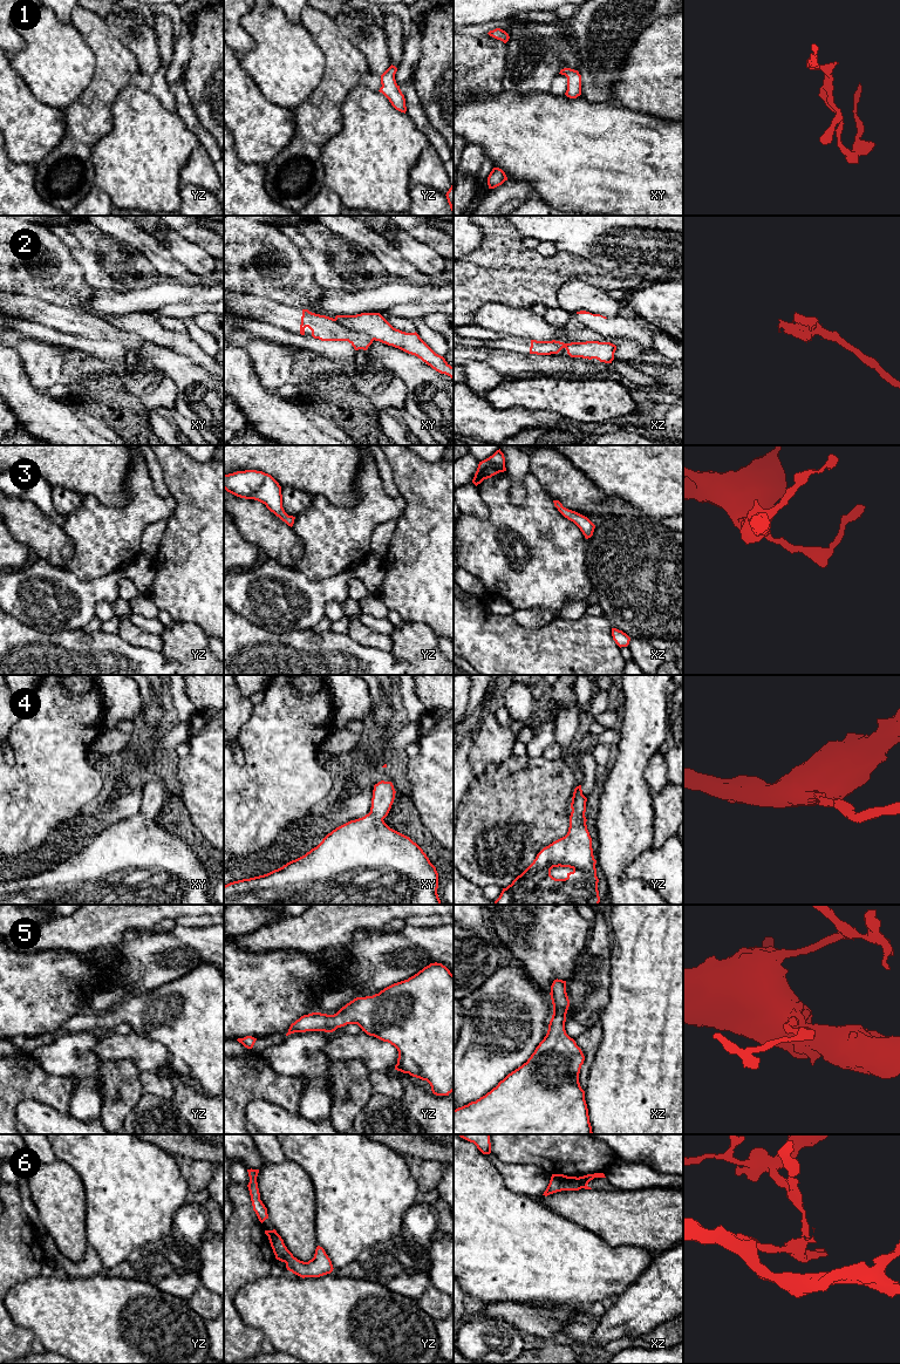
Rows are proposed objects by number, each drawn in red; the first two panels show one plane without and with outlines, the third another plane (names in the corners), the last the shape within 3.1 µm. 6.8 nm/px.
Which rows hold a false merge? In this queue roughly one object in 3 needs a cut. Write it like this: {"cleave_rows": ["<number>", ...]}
{"cleave_rows": ["2", "6"]}

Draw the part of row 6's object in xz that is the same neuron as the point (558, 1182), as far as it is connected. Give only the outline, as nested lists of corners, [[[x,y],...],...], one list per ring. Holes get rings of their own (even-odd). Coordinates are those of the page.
[[[552,1174],[550,1184],[543,1195],[561,1192],[561,1191],[579,1191],[582,1186],[577,1177],[567,1177],[564,1174]]]

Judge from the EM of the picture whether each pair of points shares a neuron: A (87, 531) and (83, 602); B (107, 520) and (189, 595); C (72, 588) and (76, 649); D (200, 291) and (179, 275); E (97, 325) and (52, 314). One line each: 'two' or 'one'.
A: two
B: two
C: two
D: two
E: one

